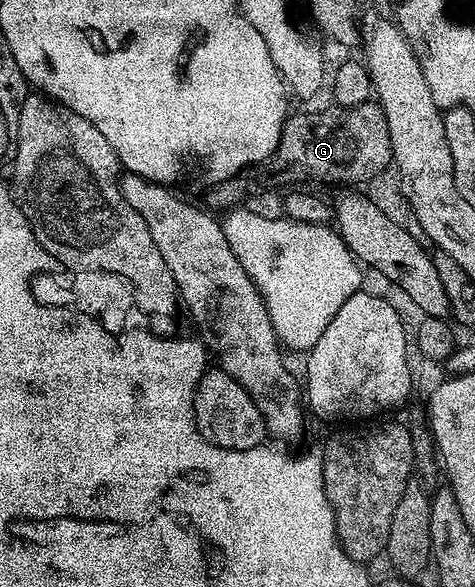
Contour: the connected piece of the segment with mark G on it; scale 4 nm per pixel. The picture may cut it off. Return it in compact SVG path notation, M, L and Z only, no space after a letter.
M377 101L329 109L318 110L315 114L291 113L287 117L286 123L282 125L282 135L276 151L276 163L284 181L302 182L305 178L311 178L314 182L366 182L376 177L385 166L391 165L388 124Z

